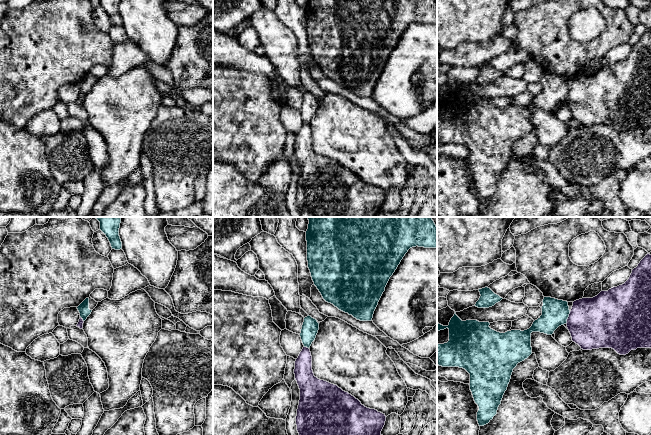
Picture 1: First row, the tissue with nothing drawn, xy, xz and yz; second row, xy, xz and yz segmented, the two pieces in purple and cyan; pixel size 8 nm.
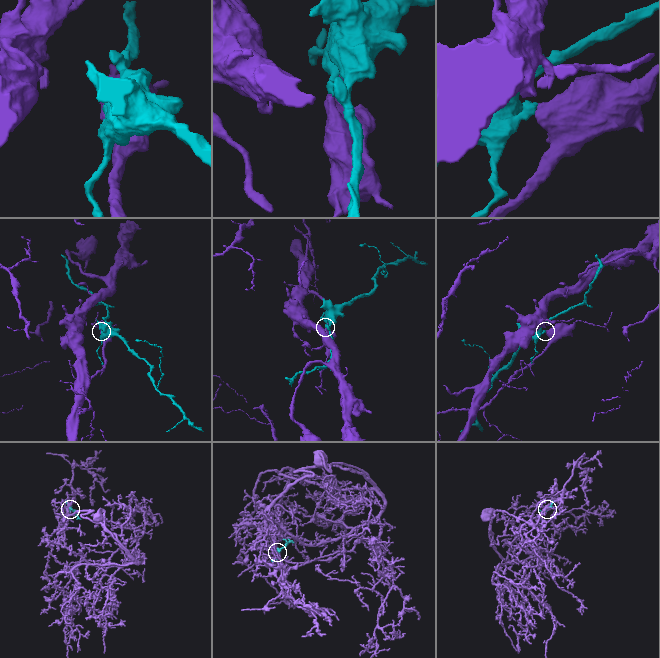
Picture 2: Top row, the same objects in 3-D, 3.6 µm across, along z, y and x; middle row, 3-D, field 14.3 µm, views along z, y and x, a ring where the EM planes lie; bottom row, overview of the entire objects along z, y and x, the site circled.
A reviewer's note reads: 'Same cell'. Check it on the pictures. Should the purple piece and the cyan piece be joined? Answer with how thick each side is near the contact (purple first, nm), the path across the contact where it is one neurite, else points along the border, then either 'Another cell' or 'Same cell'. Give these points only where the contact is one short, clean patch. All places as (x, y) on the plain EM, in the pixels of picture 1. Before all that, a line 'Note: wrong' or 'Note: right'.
Note: right
Thickness 420 nm (purple) against 220 nm. Path across: yz (598, 98), (581, 97), (568, 93), (555, 89). Same cell

